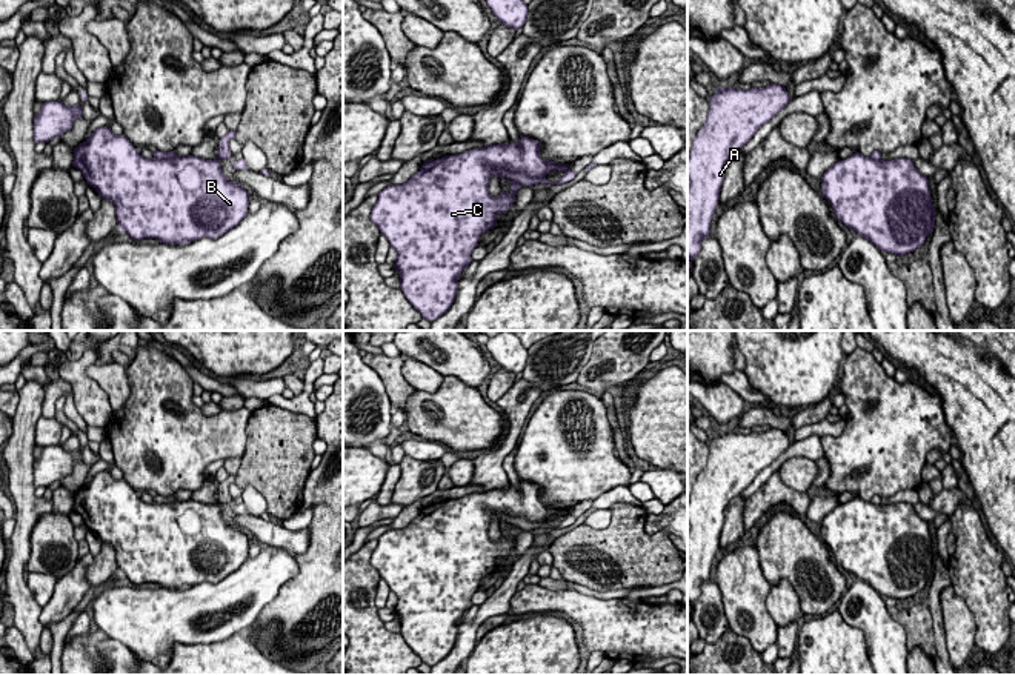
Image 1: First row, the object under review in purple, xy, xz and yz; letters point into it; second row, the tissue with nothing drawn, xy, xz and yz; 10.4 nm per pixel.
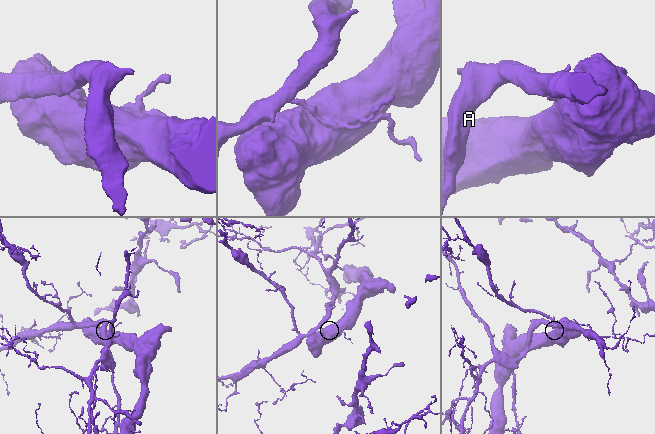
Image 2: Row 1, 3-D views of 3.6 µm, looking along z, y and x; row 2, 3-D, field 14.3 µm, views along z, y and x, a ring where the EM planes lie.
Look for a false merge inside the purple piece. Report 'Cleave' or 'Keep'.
Cleave

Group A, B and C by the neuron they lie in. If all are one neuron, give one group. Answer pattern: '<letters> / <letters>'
A / B C

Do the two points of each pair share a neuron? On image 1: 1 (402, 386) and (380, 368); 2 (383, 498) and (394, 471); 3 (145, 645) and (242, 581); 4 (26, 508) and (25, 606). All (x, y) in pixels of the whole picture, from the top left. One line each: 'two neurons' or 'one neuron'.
1: one neuron
2: one neuron
3: one neuron
4: one neuron

